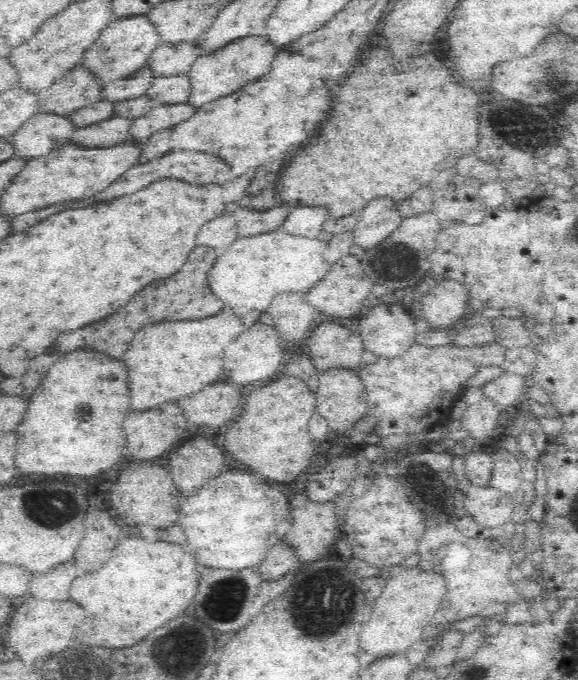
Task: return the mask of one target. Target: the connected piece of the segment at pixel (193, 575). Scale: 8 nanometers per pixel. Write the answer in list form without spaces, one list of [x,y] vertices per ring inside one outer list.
[[[126,538],[116,544],[112,560],[104,568],[72,582],[70,598],[82,604],[88,614],[84,628],[80,628],[80,640],[86,646],[102,648],[134,646],[152,630],[182,614],[192,604],[196,588],[198,572],[194,556],[180,544]]]

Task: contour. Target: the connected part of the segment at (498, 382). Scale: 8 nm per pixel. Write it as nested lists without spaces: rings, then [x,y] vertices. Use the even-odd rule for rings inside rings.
[[[504,372],[500,377],[484,383],[476,395],[490,399],[500,409],[505,406],[512,408],[522,406],[527,385],[529,385],[527,377]]]

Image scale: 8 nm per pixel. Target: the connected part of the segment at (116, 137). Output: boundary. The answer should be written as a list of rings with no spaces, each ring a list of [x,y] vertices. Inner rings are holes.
[[[112,116],[109,119],[72,131],[69,143],[85,149],[110,148],[129,142],[131,121],[128,118]]]

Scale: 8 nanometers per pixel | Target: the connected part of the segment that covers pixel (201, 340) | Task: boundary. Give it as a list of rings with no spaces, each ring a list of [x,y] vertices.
[[[230,308],[222,312],[190,322],[160,322],[154,326],[144,326],[130,350],[124,354],[124,362],[130,378],[132,410],[146,412],[162,402],[174,402],[182,396],[200,392],[206,384],[212,384],[222,374],[224,348],[244,332],[244,324]]]

